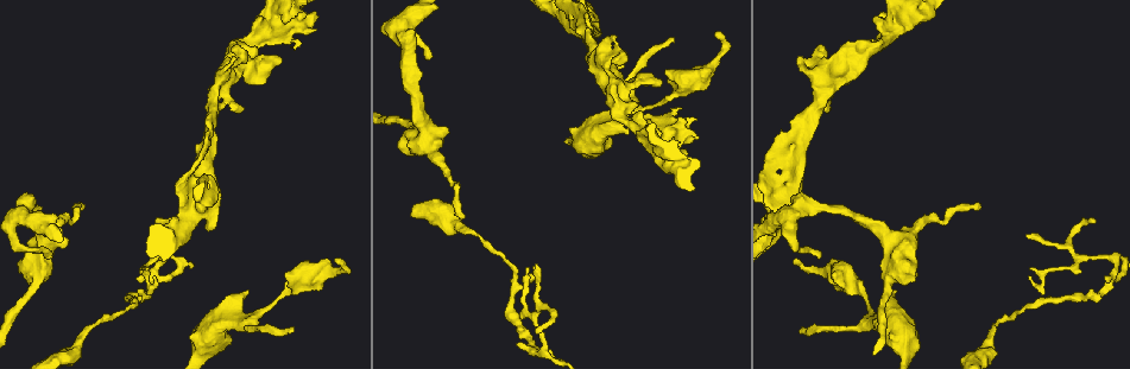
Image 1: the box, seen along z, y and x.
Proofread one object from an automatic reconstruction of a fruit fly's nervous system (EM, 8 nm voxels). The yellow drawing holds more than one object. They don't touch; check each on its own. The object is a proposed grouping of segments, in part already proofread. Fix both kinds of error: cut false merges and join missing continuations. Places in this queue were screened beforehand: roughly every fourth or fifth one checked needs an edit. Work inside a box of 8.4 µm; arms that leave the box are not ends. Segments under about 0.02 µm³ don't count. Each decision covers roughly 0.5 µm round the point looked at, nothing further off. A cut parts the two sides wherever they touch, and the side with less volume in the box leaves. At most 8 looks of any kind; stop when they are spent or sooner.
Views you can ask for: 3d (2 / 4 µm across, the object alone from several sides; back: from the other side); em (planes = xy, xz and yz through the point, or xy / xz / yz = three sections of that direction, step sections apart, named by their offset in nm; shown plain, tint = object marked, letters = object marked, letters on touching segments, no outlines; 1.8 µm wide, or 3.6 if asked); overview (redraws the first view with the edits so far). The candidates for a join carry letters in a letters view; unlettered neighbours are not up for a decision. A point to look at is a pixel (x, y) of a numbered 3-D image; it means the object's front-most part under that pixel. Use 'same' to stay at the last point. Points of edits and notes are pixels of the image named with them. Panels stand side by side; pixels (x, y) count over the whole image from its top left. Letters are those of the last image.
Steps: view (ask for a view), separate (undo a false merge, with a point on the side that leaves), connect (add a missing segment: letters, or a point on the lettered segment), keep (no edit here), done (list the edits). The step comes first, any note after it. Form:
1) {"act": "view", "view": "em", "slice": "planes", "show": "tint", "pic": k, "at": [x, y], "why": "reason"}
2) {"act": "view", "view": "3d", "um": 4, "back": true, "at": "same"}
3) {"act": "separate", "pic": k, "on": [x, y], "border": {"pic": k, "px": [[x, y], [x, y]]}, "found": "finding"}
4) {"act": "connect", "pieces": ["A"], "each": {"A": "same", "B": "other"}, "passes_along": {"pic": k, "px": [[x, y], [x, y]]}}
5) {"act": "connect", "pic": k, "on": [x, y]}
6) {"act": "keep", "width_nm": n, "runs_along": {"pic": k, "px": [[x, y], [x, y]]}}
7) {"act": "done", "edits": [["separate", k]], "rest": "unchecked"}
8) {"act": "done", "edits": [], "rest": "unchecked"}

{"act": "view", "view": "em", "um": 3.6, "slice": "planes", "show": "letters", "pic": 1, "at": [337, 265], "why": "tapers out"}

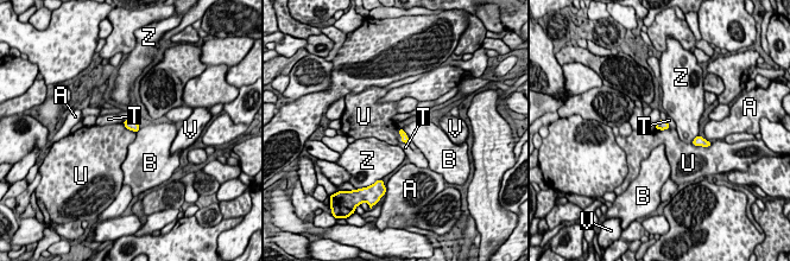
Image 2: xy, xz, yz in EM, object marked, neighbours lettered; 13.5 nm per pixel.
{"act": "keep", "width_nm": 90, "each": {"A": "other", "B": "other", "T": "other", "U": "other", "V": "other", "Z": "other"}, "border": {"pic": 2, "px": [[670, 128], [656, 129]]}, "found": "none of them fits"}

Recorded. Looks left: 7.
{"act": "view", "view": "3d", "um": 2, "pic": 1, "at": [895, 291], "why": "stops while still wide"}

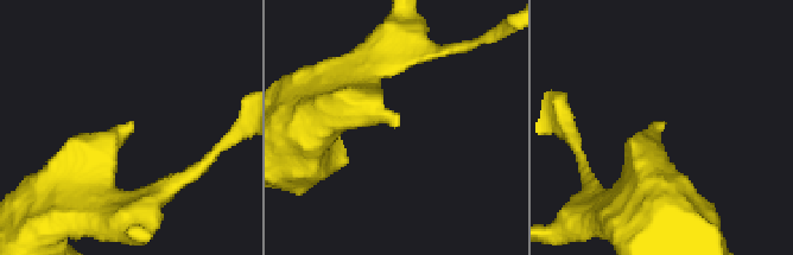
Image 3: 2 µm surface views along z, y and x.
{"act": "view", "view": "em", "slice": "planes", "show": "tint", "pic": 3, "at": [398, 122], "why": "shape alone is not enough"}

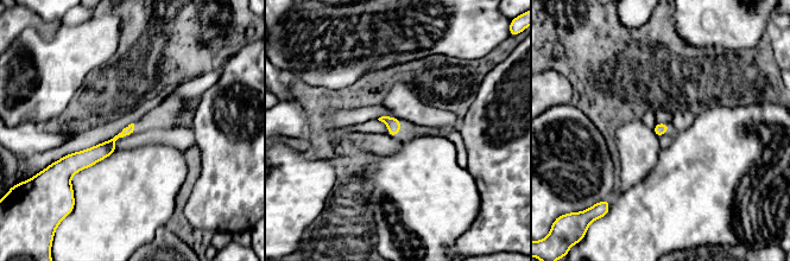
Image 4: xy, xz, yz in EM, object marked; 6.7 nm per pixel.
{"act": "view", "view": "em", "slice": "planes", "show": "letters", "at": "same"}

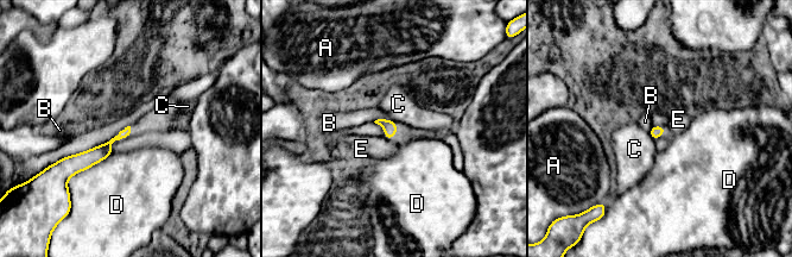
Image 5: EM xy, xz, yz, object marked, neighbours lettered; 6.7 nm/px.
{"act": "keep", "longest_contact_nm": ["D", 400], "each": {"A": "other", "B": "other", "C": "other", "D": "other", "E": "other"}, "found": "no lettered segment goes on from it"}

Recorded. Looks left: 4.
{"act": "view", "view": "3d", "um": 4, "back": true, "pic": 1, "at": [898, 249], "why": "calibre changes"}

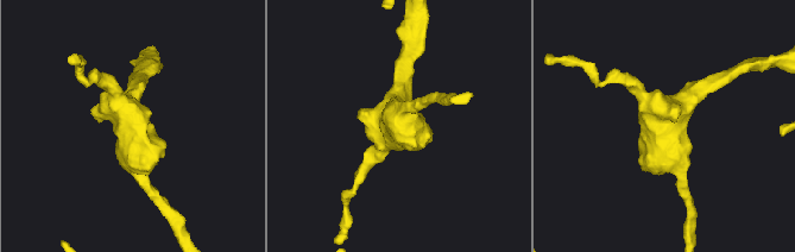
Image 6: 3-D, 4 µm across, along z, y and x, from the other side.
{"act": "view", "view": "em", "um": 3.6, "slice": "xy", "step": 8, "show": "letters", "pic": 6, "at": [131, 125], "arms": 3, "arm_widths_nm": [220, 220, 220], "why": "need the tissue"}

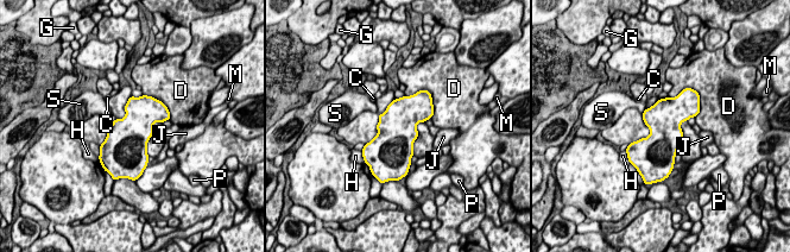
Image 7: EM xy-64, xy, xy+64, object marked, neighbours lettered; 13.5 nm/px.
{"act": "keep", "each": {"C": "other", "D": "other", "G": "other", "H": "other", "J": "other", "M": "other", "P": "other", "S": "other"}, "border": {"pic": 7, "px": [[131, 96], [125, 114], [115, 119]]}, "found": "all the same cell"}

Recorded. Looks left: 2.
{"act": "done", "edits": [], "rest": "unchecked"}

